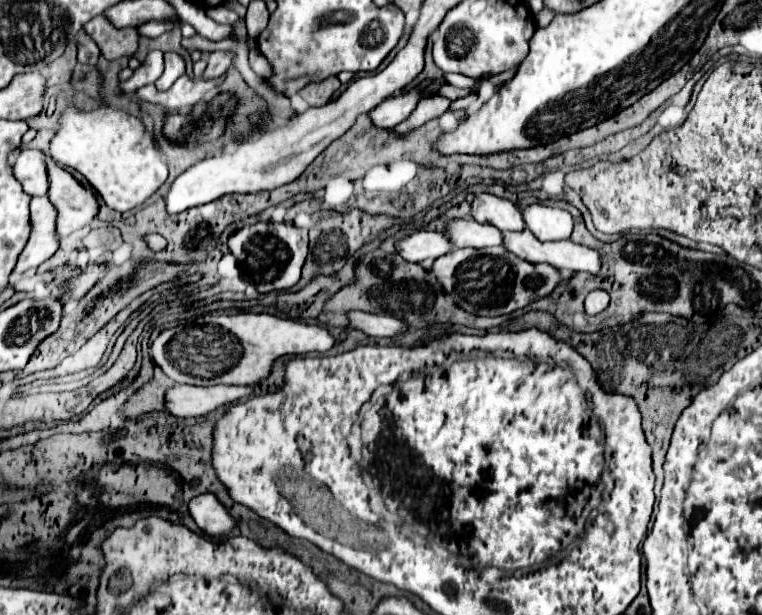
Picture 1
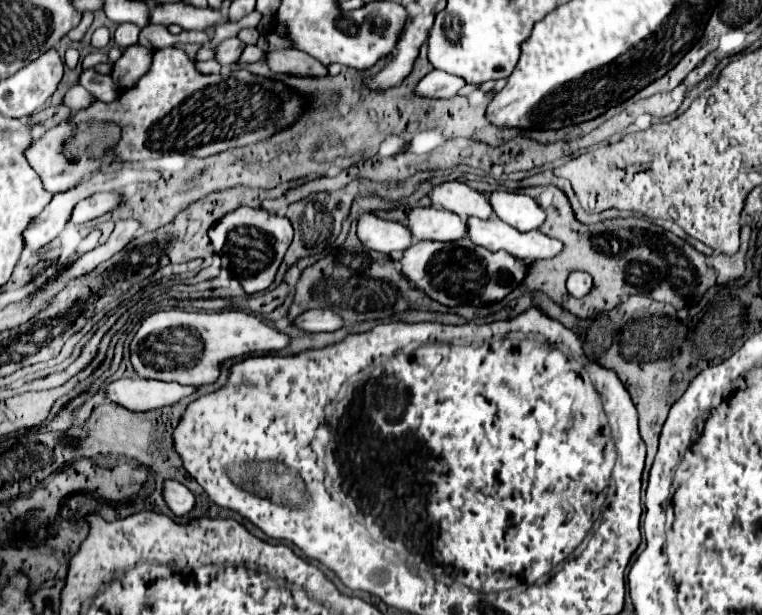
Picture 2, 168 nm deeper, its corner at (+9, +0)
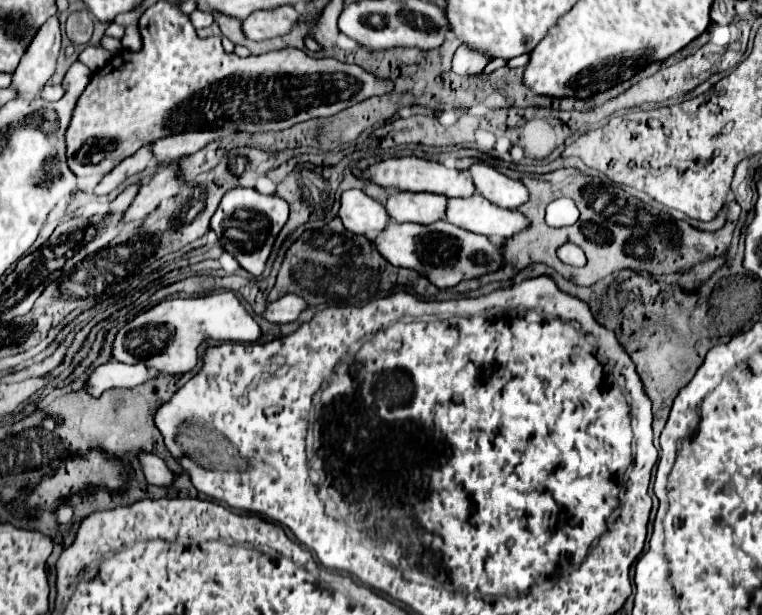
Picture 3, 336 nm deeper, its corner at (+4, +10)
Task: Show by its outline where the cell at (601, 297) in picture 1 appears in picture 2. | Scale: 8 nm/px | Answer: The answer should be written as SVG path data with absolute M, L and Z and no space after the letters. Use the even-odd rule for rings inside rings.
M571 272L571 276L567 278L567 290L573 298L587 296L591 288L593 288L593 280L587 272Z

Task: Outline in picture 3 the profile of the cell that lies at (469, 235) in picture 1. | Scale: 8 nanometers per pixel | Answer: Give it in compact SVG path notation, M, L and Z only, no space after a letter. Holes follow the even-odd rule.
M398 192L392 194L384 208L388 216L396 222L418 222L430 224L442 220L442 210L446 210L448 198L428 192Z

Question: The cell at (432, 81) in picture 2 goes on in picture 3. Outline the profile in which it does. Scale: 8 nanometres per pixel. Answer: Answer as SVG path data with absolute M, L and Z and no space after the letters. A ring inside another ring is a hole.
M460 46L456 50L456 56L454 56L454 62L452 62L452 70L460 76L470 76L470 74L480 74L486 64L492 62L492 56L484 56L482 52L480 54L474 54L472 48L468 46Z

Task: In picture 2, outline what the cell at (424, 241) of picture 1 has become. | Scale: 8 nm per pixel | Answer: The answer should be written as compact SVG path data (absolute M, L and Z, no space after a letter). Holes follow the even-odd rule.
M373 214L359 218L357 236L367 248L389 254L393 260L401 260L403 252L413 244L413 234L407 226L375 218Z

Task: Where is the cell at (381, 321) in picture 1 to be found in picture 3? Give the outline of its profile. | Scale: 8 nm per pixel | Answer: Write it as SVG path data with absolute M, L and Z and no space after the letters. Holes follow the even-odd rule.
M286 294L274 302L268 302L262 312L262 318L274 324L294 322L304 308L306 308L306 302L302 302L302 298L294 298L294 294Z

